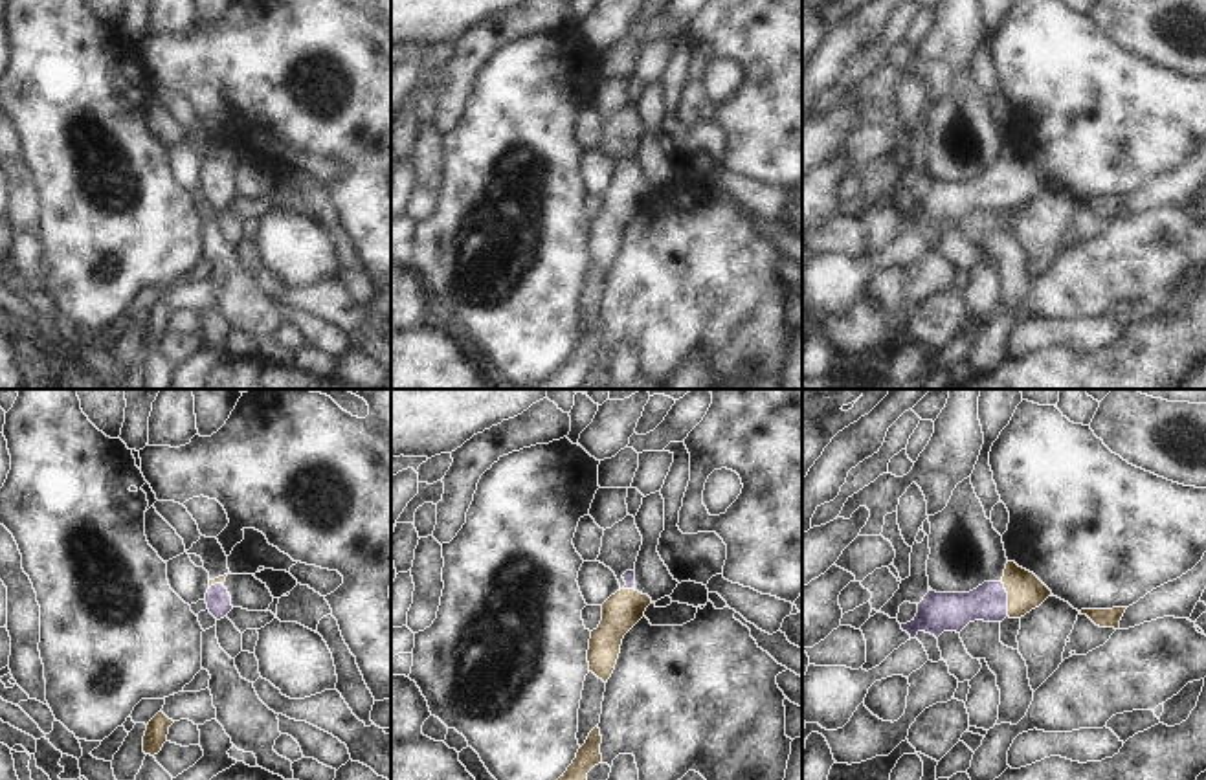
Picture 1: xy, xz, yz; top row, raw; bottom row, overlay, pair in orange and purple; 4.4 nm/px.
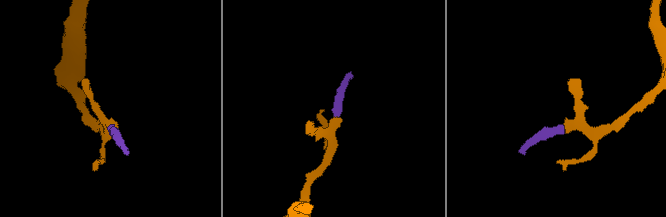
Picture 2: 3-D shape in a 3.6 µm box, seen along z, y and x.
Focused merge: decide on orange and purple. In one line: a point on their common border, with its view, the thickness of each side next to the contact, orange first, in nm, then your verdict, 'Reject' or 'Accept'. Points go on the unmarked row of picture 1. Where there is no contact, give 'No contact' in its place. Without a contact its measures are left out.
Touches orange at yz (1008, 188). Thickness 160 nm (orange) against 170 nm. Accept

